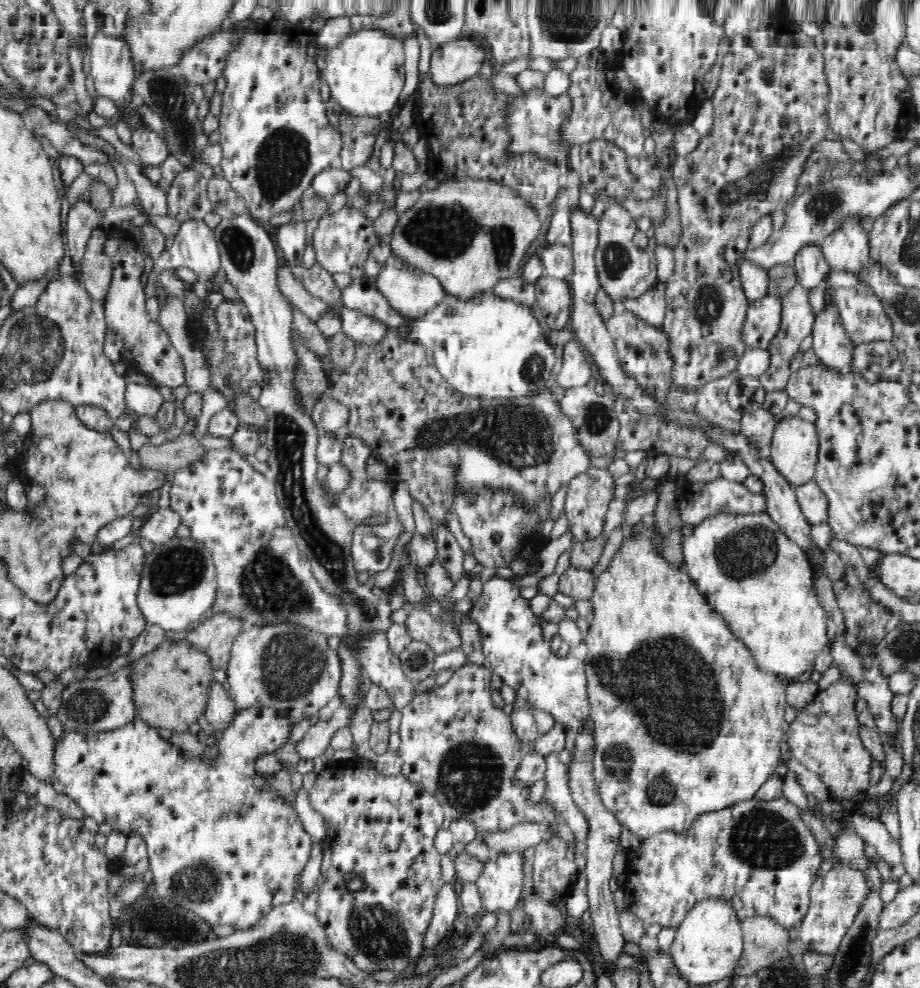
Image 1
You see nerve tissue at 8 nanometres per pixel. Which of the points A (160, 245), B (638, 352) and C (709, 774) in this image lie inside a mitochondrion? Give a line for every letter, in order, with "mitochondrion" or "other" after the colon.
A: other
B: other
C: mitochondrion

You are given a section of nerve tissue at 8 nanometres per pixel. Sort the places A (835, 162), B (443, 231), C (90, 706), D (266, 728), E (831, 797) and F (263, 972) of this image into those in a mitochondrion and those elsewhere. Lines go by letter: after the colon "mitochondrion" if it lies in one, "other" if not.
A: mitochondrion
B: mitochondrion
C: mitochondrion
D: other
E: other
F: mitochondrion

